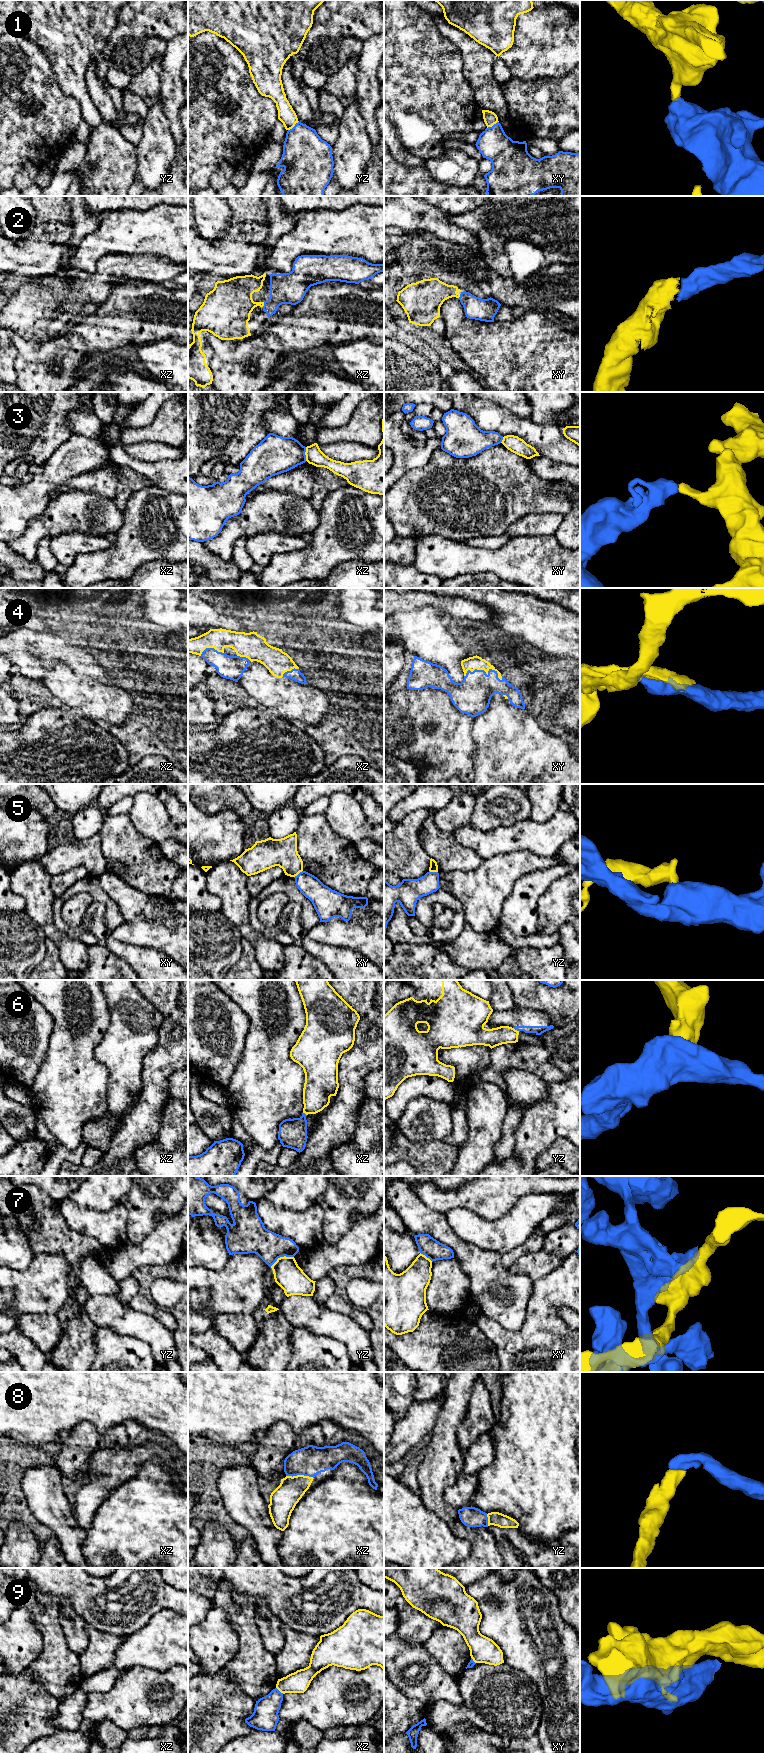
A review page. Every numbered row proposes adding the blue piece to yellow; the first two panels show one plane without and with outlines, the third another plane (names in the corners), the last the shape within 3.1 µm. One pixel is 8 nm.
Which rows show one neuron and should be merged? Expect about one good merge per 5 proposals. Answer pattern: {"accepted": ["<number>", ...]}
{"accepted": ["2", "4", "8"]}

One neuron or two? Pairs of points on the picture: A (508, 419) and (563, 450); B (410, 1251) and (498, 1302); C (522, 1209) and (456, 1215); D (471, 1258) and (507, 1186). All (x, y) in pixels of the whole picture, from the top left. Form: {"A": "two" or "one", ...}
{"A": "one", "B": "two", "C": "one", "D": "two"}

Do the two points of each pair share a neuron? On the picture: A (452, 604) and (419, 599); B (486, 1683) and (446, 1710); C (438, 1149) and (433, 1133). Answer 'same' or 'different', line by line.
A: same
B: same
C: different

